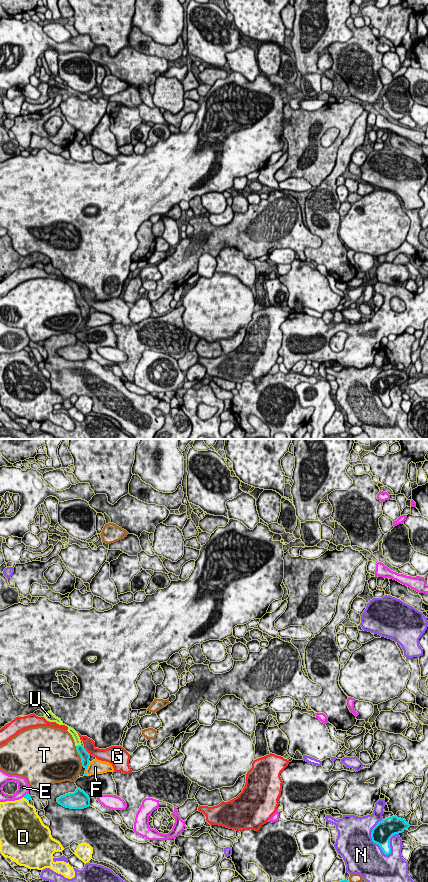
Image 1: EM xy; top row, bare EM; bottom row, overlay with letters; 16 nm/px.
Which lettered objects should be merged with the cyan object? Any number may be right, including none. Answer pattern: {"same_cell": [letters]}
{"same_cell": ["U"]}

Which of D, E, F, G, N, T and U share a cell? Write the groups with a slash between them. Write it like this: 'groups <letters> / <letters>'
groups D / E / F / G / N / T / U

